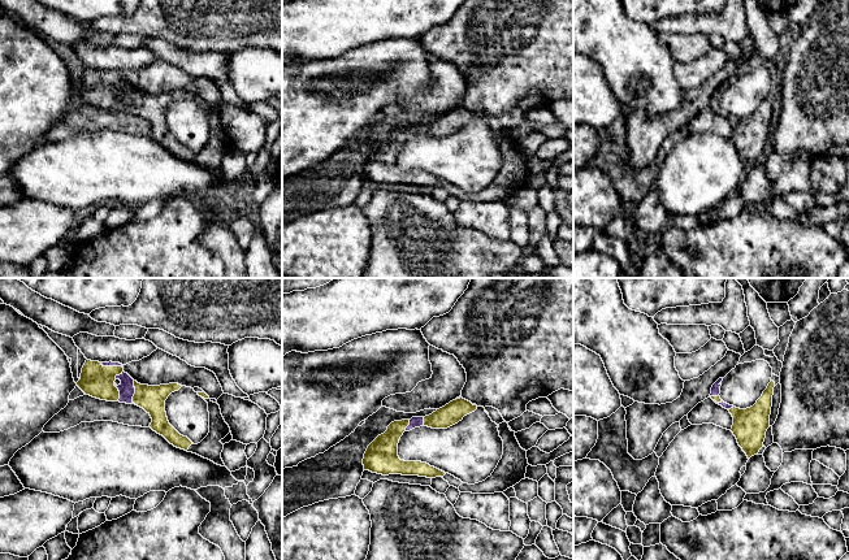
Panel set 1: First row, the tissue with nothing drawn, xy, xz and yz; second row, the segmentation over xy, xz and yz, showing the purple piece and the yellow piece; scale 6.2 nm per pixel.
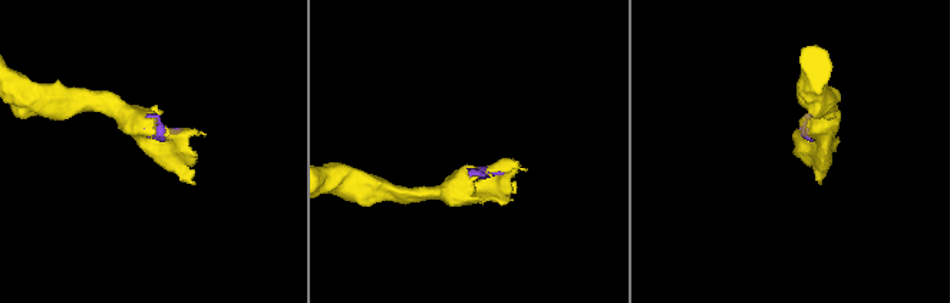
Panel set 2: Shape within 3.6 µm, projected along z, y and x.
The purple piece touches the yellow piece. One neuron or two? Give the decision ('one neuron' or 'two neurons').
one neuron

